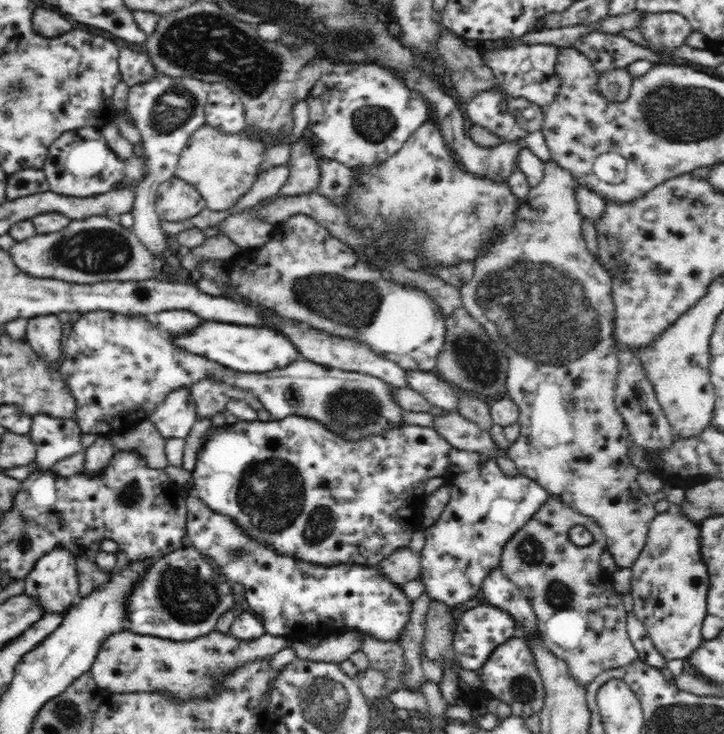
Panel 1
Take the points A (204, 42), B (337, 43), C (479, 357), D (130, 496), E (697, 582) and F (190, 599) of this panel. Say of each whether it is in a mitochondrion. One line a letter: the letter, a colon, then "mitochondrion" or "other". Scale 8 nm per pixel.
A: mitochondrion
B: mitochondrion
C: mitochondrion
D: mitochondrion
E: other
F: mitochondrion

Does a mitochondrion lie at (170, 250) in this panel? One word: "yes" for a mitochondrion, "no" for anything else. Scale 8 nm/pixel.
no

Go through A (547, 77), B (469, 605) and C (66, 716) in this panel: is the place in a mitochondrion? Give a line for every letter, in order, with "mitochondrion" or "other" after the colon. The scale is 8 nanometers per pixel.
A: other
B: other
C: mitochondrion

